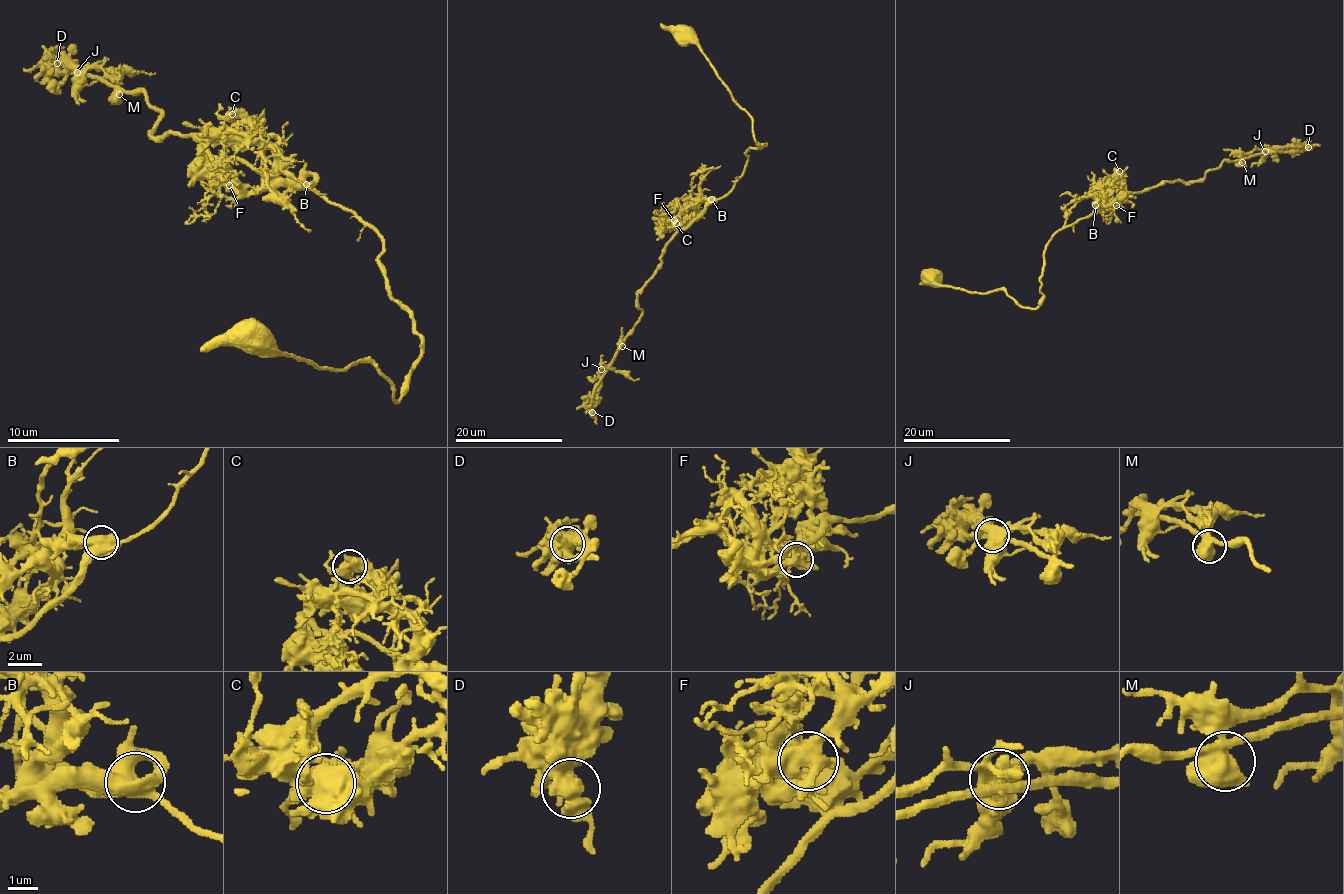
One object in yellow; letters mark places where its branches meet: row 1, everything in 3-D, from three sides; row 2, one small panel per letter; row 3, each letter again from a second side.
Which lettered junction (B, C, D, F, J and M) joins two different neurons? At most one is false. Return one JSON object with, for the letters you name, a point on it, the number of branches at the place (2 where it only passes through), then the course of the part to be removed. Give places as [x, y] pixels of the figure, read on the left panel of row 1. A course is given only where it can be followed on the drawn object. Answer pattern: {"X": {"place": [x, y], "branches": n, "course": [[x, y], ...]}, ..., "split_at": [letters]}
{"split_at": []}

